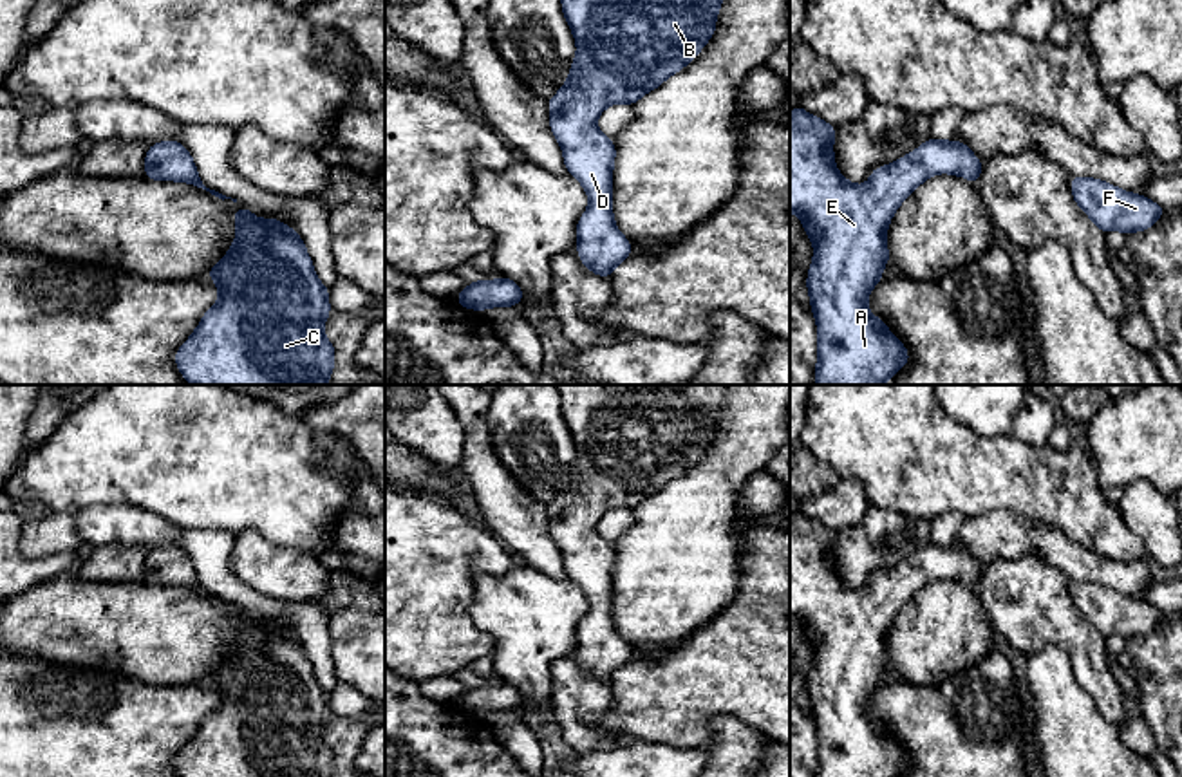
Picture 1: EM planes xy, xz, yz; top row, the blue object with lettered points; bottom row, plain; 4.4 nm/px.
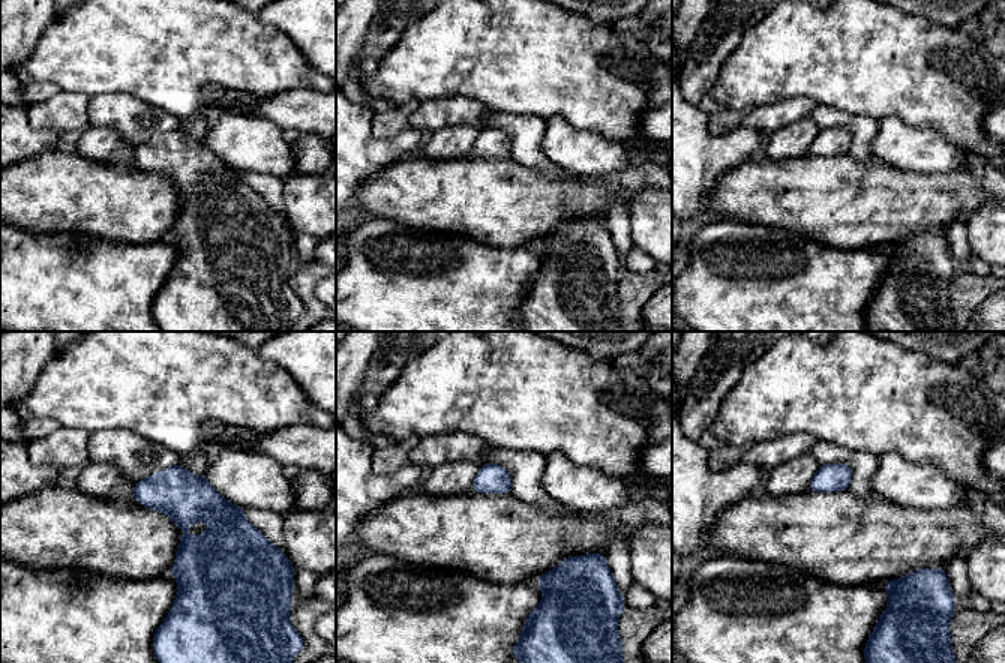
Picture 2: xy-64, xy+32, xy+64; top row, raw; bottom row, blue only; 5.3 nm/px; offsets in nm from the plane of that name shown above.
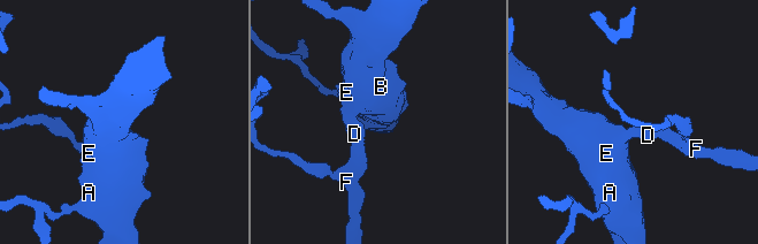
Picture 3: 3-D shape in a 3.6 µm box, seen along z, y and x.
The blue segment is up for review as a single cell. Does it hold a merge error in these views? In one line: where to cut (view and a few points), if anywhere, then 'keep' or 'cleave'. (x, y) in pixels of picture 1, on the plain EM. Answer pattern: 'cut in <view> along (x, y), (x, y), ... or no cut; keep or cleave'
no cut; keep

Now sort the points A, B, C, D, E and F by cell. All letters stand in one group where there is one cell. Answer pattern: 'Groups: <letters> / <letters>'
Groups: A B C D E F

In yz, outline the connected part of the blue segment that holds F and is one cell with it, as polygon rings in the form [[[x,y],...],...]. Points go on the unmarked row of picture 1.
[[[1070,580],[1070,593],[1075,609],[1090,622],[1090,625],[1106,640],[1113,634],[1121,638],[1146,636],[1151,632],[1166,616],[1160,609],[1149,605],[1140,598],[1130,598],[1110,587],[1092,582]]]

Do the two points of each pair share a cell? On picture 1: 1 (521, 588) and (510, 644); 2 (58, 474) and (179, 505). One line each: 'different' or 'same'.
1: same
2: same

